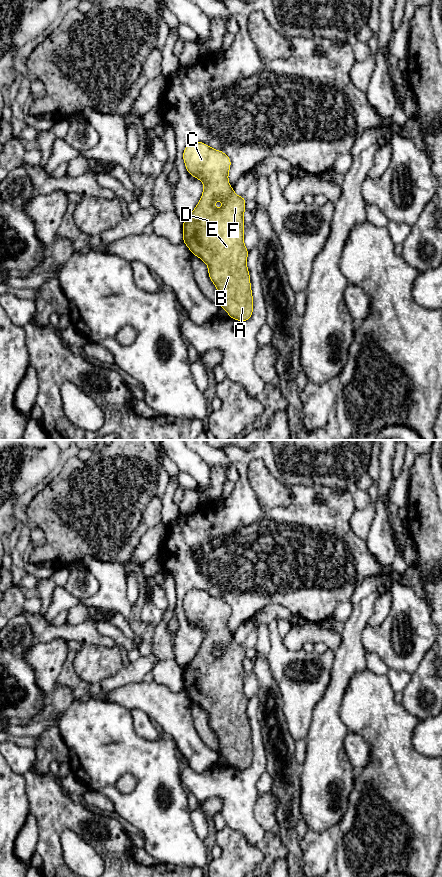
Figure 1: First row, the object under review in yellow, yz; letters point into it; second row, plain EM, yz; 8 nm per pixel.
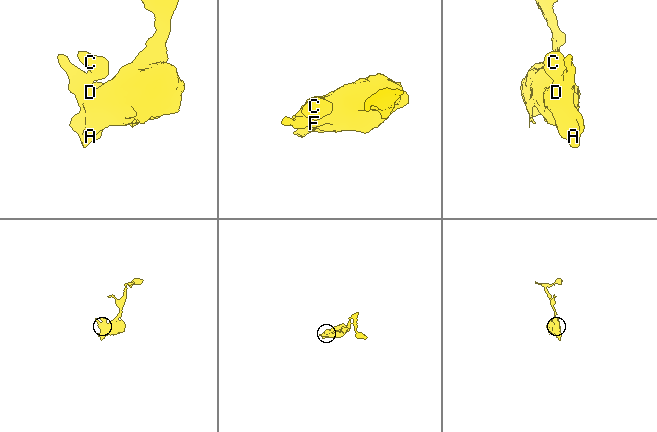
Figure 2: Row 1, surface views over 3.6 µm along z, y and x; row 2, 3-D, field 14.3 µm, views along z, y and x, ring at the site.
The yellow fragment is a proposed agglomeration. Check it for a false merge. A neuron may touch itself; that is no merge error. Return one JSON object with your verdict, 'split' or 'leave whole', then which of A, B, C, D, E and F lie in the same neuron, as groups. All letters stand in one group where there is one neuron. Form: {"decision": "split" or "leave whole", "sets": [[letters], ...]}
{"decision": "leave whole", "sets": [["A", "B", "C", "D", "E", "F"]]}

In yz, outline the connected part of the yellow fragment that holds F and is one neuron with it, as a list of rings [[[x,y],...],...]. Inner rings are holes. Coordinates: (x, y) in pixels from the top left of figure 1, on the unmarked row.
[[[194,589],[188,592],[183,601],[185,614],[190,623],[203,628],[203,643],[193,660],[183,669],[183,690],[191,701],[202,707],[208,713],[210,728],[215,732],[219,742],[219,754],[237,769],[247,769],[253,761],[253,745],[250,723],[247,717],[248,697],[244,694],[244,666],[246,647],[234,641],[228,629],[231,614],[230,606],[222,599],[212,597],[205,591]],[[215,648],[221,648],[223,655],[216,657]]]

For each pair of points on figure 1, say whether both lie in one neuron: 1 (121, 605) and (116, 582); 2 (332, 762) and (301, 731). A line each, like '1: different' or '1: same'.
1: same
2: different

